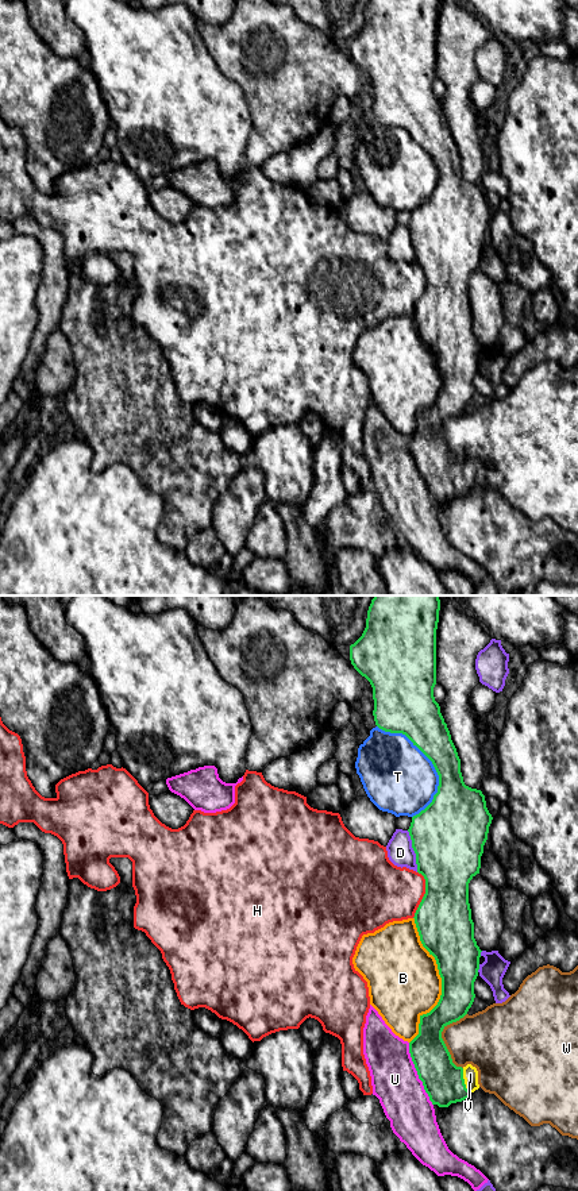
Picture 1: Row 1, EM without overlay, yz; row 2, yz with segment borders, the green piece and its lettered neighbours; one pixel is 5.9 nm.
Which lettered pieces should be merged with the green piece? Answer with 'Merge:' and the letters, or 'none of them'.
Merge: V

